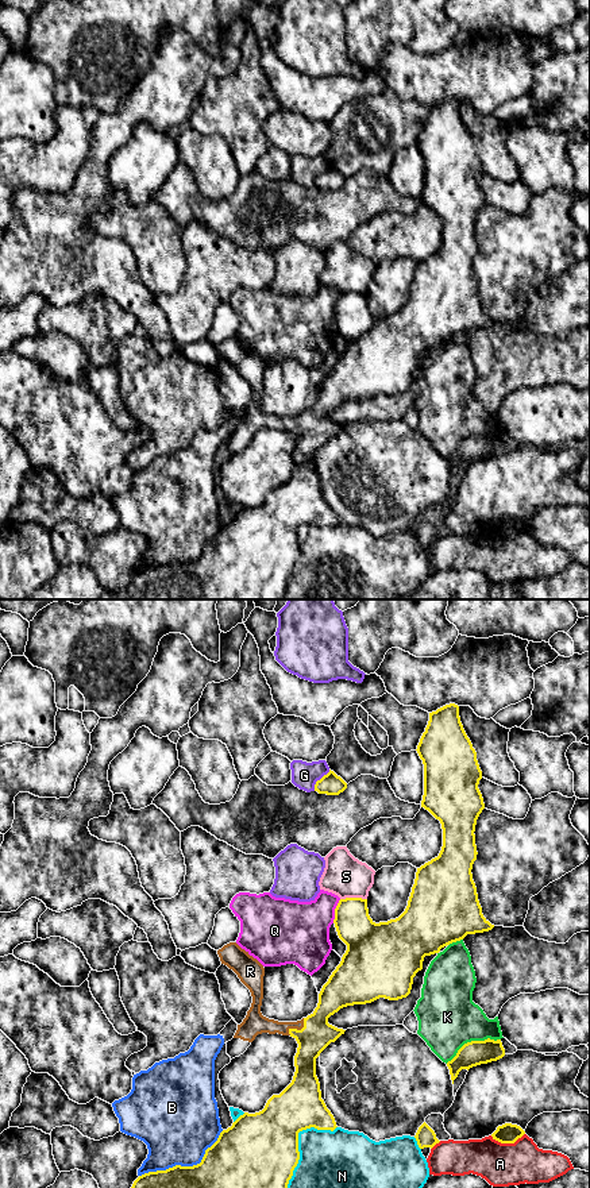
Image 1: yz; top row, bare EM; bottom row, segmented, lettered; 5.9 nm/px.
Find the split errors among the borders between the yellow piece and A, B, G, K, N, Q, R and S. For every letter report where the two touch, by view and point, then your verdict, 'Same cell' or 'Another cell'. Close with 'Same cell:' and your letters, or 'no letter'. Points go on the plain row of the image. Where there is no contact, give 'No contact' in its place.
A: Touches yellow at yz (506, 537). Another cell
B: Touches yellow at yz (185, 562). Another cell
G: Touches yellow at yz (320, 174). Another cell
K: Touches yellow at yz (471, 436). Another cell
N: Touches yellow at yz (297, 544). Another cell
Q: Touches yellow at yz (335, 307). Another cell
R: Touches yellow at yz (299, 425). Same cell
S: Touches yellow at yz (353, 293). Another cell
Same cell: R

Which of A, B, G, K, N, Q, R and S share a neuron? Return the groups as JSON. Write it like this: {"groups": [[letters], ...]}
{"groups": [["A"], ["B"], ["G"], ["K"], ["N"], ["Q"], ["R"], ["S"]]}

